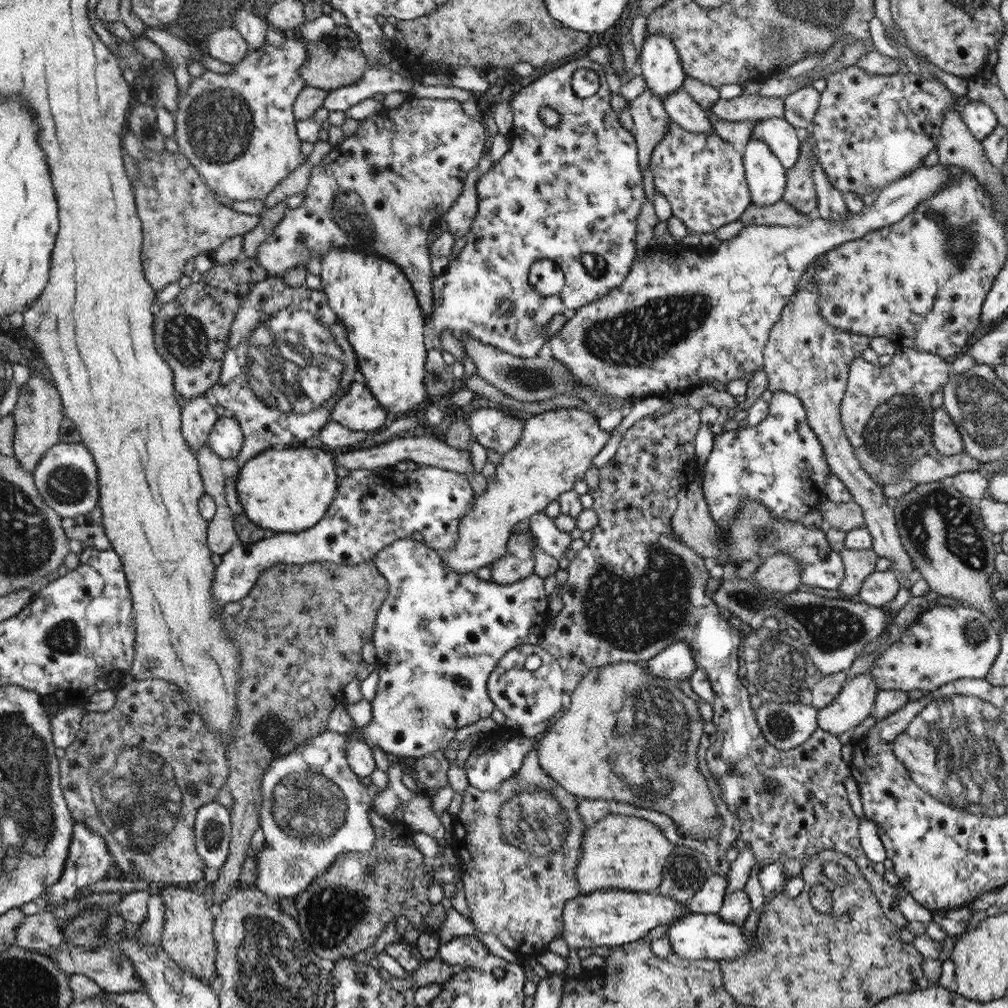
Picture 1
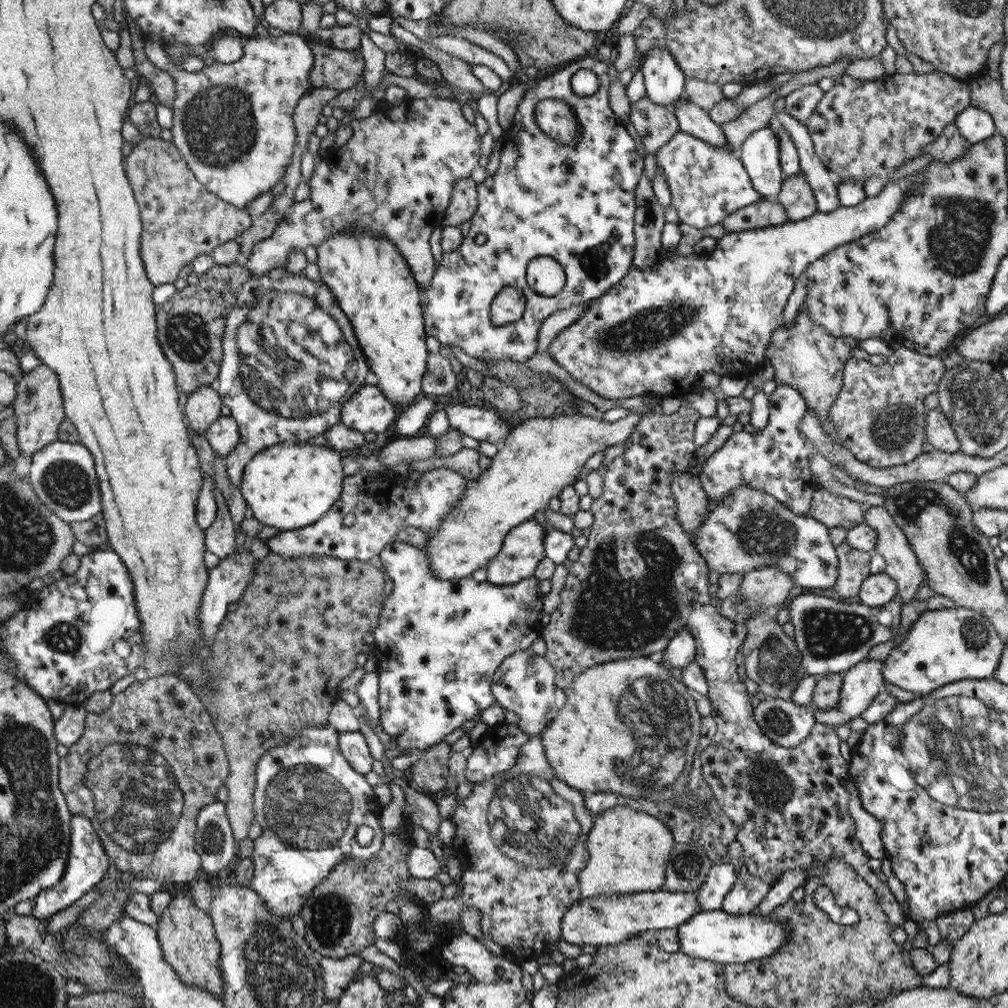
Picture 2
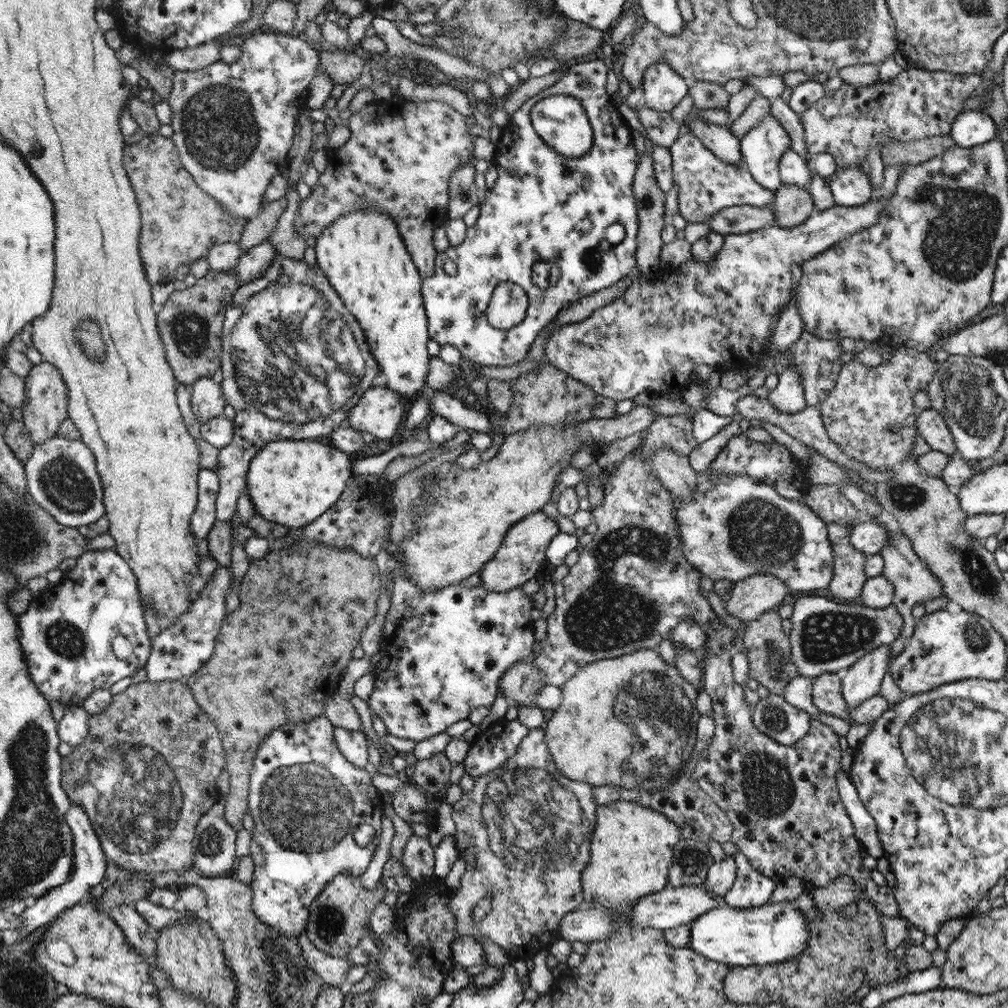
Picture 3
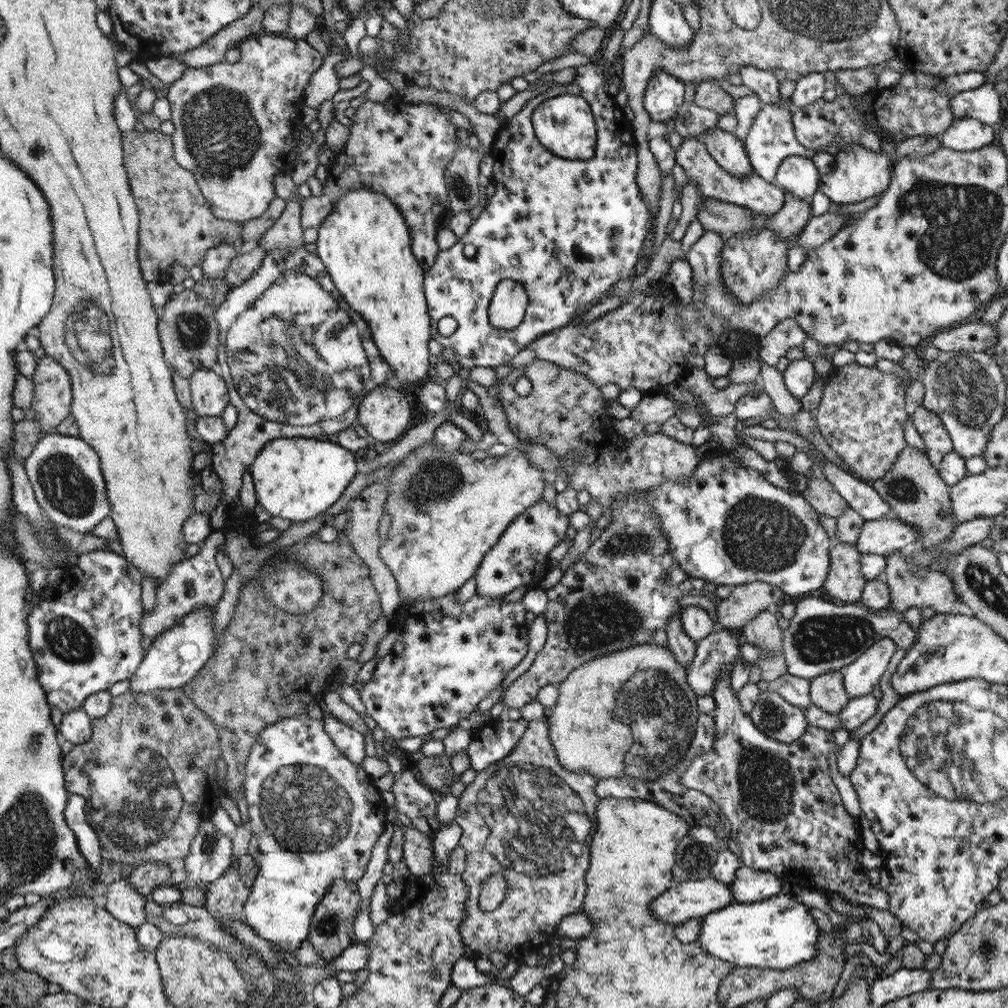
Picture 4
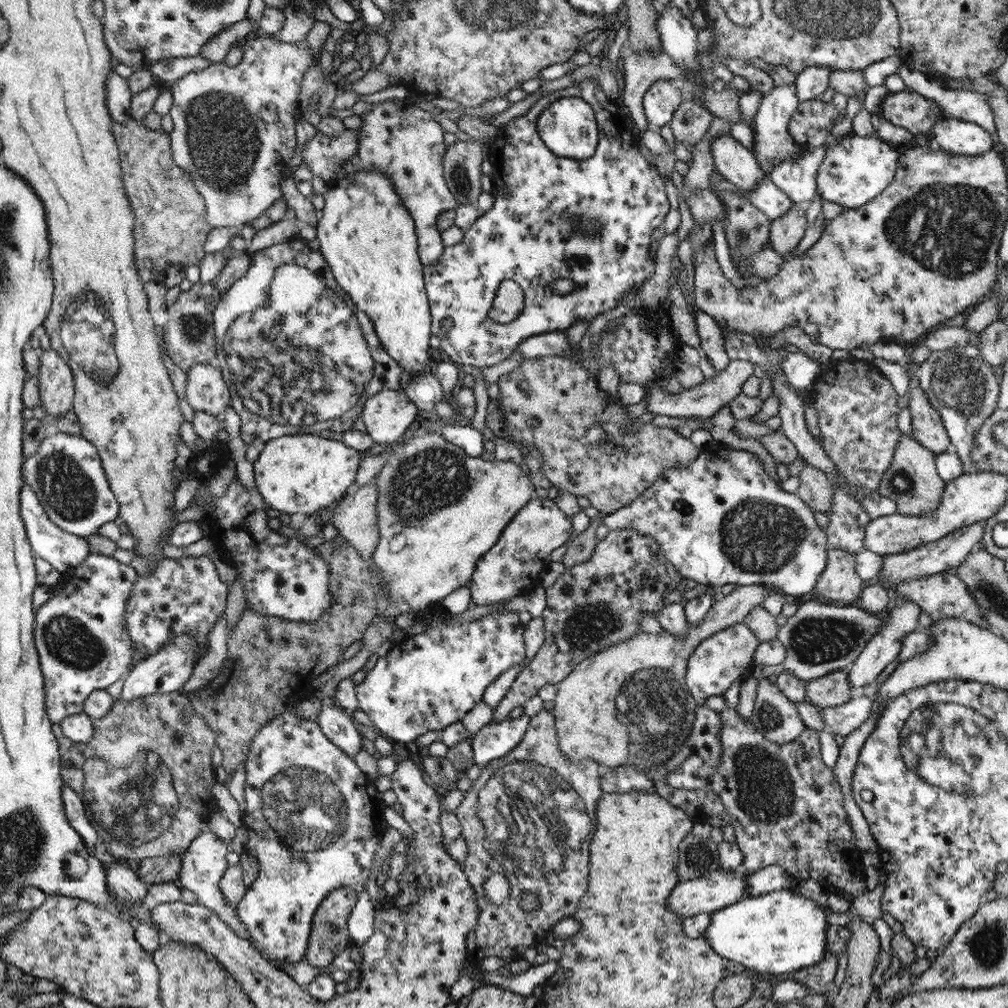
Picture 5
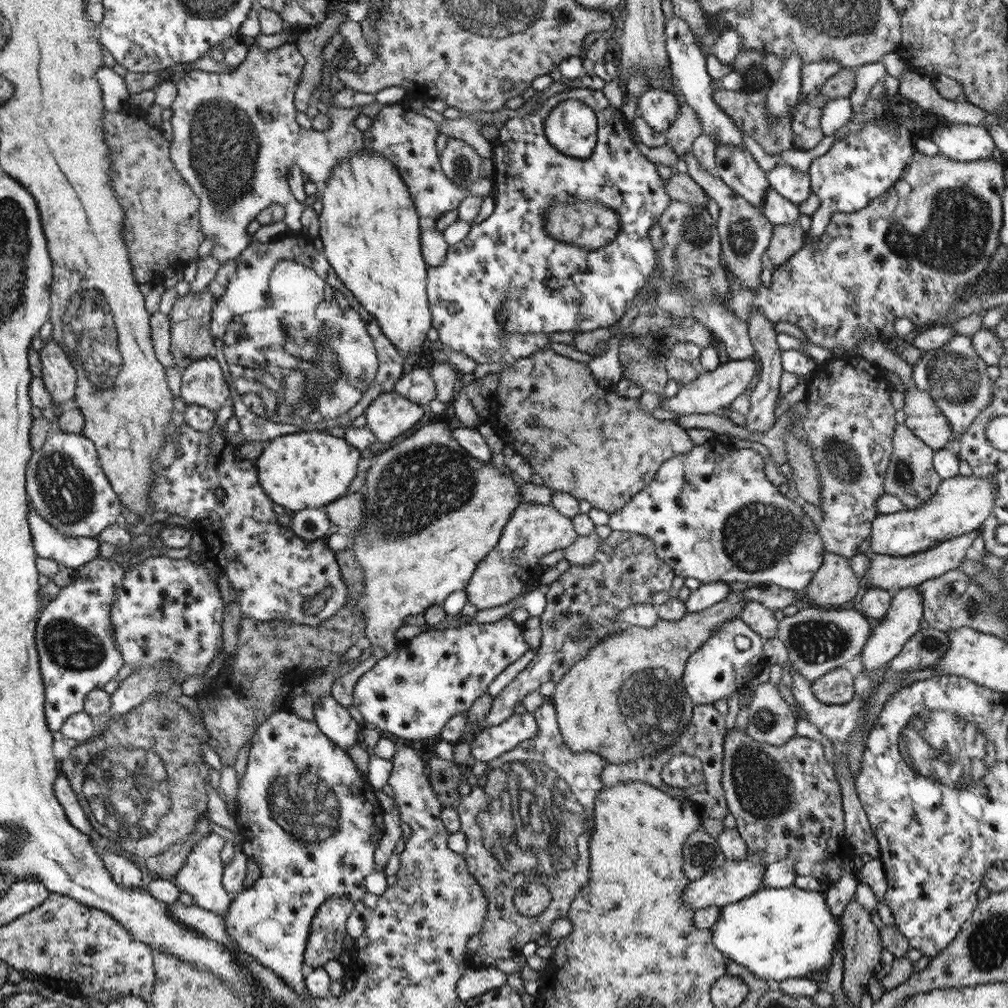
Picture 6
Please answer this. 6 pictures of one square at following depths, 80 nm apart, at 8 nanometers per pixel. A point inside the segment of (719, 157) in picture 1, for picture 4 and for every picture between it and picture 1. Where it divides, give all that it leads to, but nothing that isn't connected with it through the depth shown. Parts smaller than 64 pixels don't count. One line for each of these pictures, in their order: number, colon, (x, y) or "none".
2: (706, 184)
3: (706, 184)
4: (754, 192)

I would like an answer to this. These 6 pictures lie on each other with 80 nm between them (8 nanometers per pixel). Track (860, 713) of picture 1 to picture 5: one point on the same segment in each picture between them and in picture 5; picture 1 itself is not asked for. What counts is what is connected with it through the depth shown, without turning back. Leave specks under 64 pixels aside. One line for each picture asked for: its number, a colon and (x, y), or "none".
2: (860, 684)
3: (862, 680)
4: (866, 671)
5: (885, 646)

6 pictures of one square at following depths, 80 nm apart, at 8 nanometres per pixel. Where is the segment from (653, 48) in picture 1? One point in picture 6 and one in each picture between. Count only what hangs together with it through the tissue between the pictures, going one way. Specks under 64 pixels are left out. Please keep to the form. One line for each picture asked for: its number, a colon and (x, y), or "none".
2: (664, 81)
3: (663, 87)
4: (665, 93)
5: (660, 102)
6: (658, 107)

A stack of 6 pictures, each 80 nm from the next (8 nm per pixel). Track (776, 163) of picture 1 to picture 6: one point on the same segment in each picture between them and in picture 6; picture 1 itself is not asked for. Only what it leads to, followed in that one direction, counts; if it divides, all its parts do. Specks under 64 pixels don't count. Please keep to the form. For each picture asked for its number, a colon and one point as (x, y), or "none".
2: (760, 153)
3: (762, 148)
4: (771, 137)
5: (772, 140)
6: (784, 94)

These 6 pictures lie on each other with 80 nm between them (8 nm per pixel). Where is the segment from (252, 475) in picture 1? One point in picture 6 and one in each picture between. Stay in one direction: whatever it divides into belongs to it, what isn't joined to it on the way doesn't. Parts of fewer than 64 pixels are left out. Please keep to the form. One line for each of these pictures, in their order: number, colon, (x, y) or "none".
2: (289, 486)
3: (290, 482)
4: (297, 478)
5: (300, 474)
6: (299, 470)

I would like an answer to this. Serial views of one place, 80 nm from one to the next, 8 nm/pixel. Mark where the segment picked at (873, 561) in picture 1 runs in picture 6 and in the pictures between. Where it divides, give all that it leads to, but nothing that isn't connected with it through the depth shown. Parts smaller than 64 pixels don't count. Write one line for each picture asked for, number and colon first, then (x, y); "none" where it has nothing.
2: (854, 565)
3: (849, 575)
4: (845, 582)
5: (839, 582)
6: (835, 583)

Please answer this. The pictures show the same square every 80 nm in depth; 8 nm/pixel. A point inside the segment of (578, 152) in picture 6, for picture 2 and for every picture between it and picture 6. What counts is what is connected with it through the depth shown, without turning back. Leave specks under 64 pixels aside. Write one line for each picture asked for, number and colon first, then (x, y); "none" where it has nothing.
2: (555, 118)
3: (561, 120)
4: (565, 125)
5: (568, 127)

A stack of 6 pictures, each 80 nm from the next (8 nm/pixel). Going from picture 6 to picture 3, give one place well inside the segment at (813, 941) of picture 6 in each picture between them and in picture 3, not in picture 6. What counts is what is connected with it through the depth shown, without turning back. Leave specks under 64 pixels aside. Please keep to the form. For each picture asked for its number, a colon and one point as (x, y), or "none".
3: (770, 934)
4: (778, 933)
5: (774, 934)

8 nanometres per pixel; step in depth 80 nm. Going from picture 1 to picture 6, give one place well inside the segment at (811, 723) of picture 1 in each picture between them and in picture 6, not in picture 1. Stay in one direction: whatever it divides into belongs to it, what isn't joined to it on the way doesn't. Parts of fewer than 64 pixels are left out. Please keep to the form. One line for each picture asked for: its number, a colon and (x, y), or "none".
2: (786, 723)
3: (775, 716)
4: (784, 722)
5: (774, 715)
6: (771, 720)

